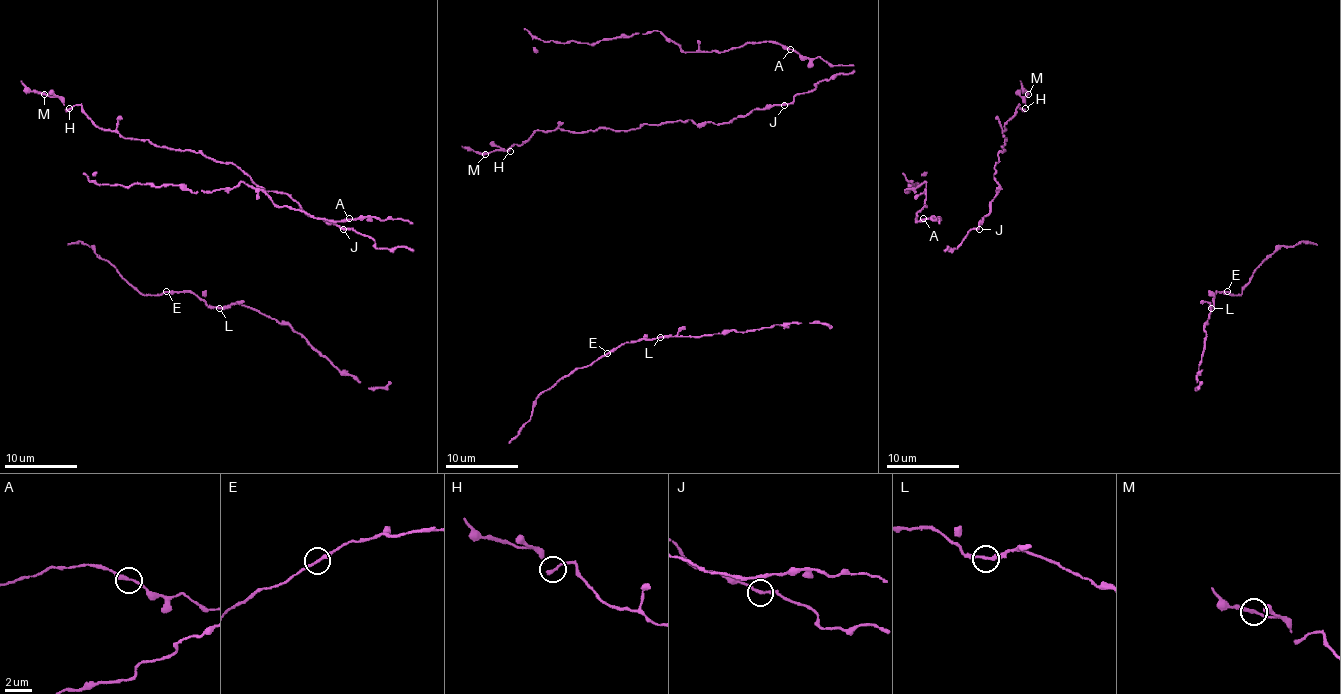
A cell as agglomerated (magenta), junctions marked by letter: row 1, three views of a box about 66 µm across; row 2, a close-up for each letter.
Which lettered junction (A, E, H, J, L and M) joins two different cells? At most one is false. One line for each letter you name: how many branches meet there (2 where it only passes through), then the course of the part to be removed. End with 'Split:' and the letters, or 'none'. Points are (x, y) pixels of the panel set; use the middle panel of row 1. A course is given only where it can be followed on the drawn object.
Split: none

